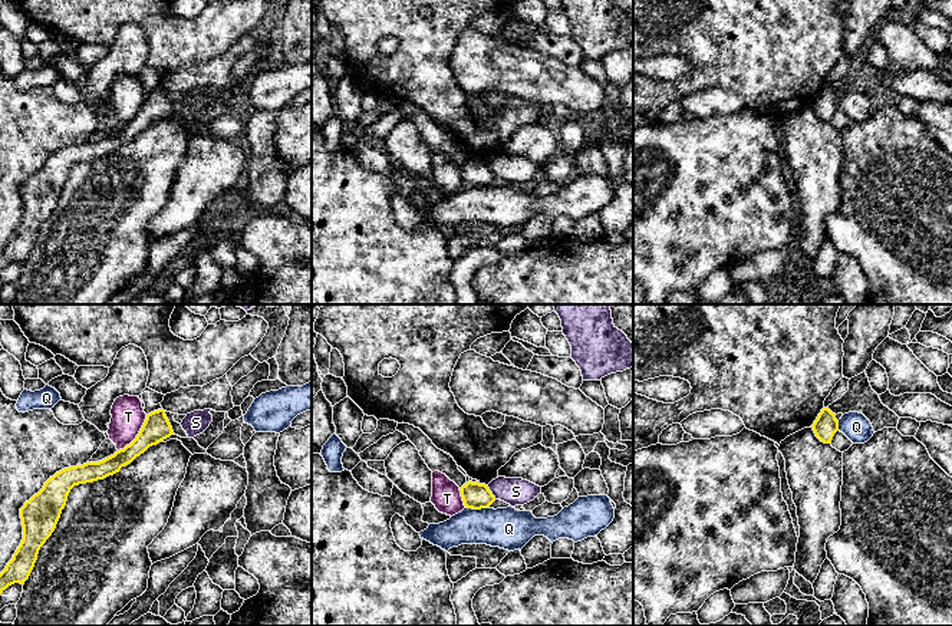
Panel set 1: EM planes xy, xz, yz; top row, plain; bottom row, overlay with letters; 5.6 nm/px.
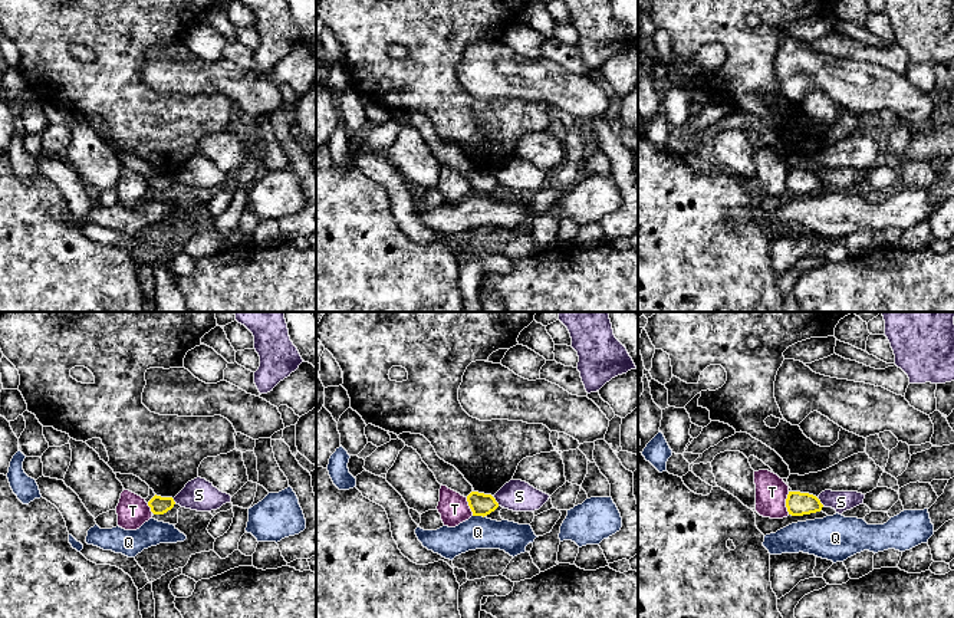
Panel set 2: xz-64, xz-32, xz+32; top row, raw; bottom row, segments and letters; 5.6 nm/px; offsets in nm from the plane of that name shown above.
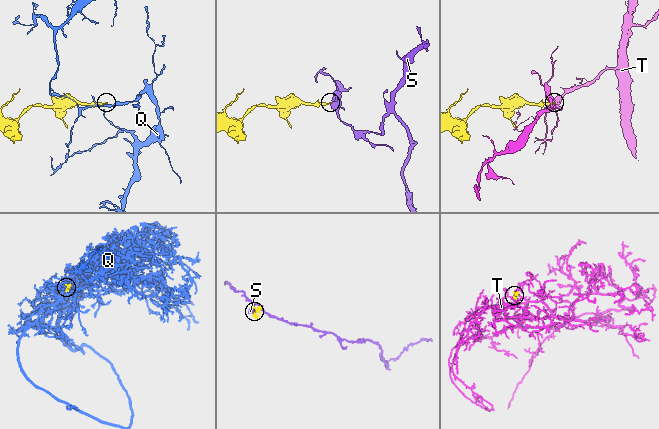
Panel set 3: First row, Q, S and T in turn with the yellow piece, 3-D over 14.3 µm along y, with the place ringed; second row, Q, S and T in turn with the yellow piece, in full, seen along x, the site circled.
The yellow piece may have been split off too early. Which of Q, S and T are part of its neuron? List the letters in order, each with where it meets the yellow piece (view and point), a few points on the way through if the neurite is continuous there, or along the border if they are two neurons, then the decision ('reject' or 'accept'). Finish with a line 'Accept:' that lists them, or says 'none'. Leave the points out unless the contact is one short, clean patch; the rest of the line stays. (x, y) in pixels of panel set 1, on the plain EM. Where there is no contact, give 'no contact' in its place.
Q: xz (477, 187) | along xz (488, 184), (465, 187) | reject
S: xz (491, 171) | along xz (487, 164), (496, 177) | reject
T: xy (137, 114) | along xy (147, 94), (140, 111), (118, 129) | reject
Accept: none

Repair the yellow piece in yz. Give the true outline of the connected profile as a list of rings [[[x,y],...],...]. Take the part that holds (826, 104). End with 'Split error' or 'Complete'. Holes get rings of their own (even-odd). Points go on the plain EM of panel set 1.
[[[823,86],[811,106],[821,121],[831,122],[834,112],[839,109],[836,92],[829,86]]]. Complete

